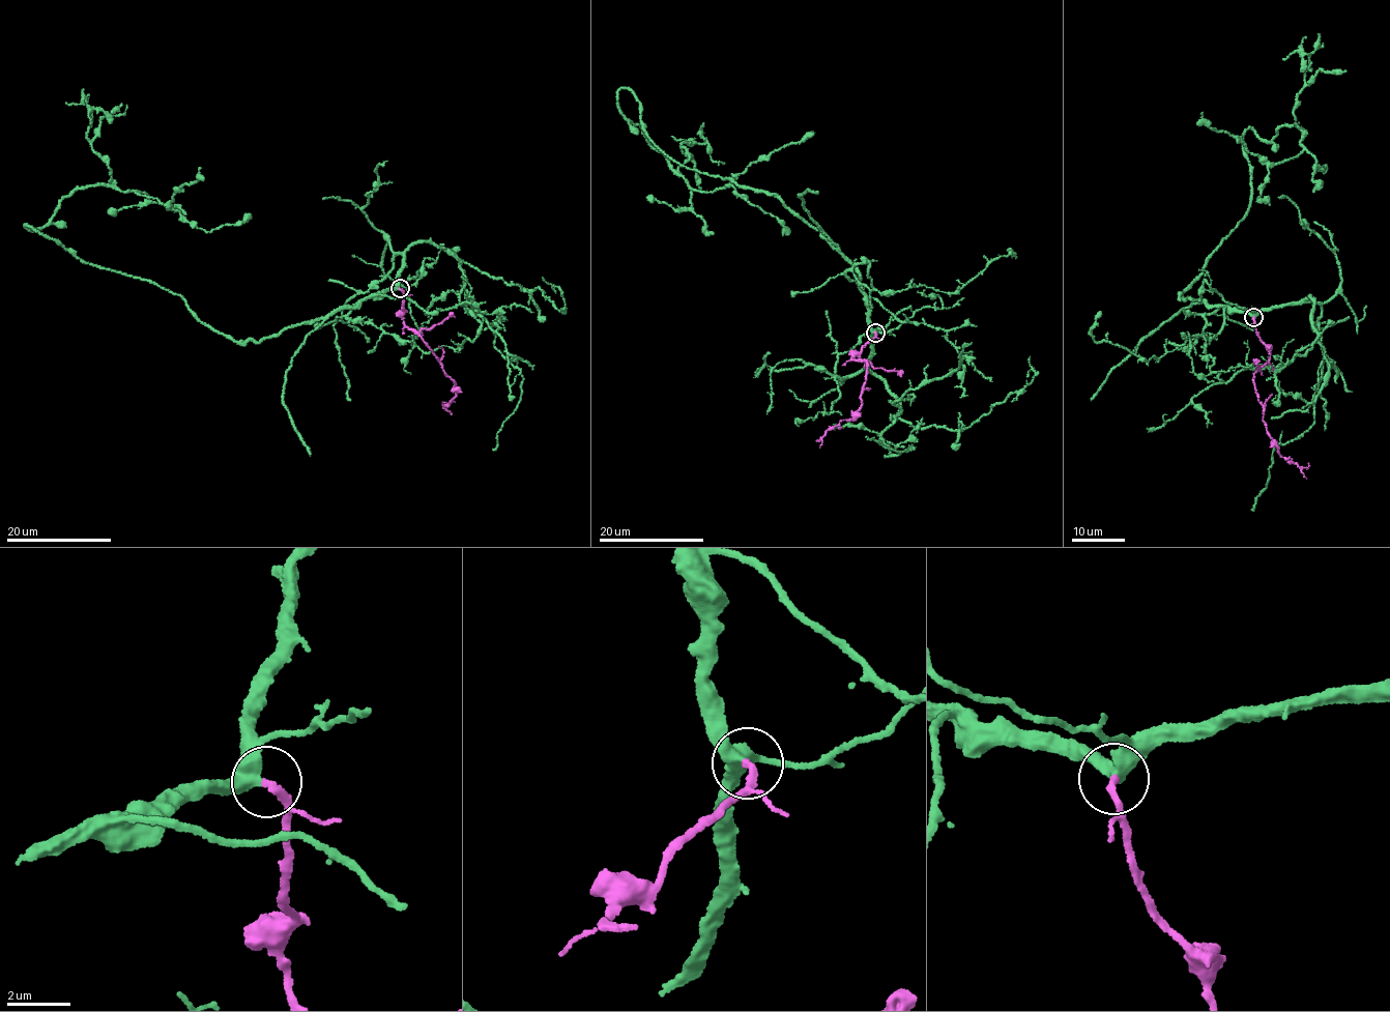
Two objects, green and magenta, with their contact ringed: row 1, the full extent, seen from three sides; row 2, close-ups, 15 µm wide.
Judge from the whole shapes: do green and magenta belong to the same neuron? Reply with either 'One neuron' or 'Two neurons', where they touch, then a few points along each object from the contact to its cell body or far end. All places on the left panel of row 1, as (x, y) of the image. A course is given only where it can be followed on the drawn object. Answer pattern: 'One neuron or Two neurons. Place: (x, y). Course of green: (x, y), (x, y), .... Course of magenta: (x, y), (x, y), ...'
One neuron. Place: (400, 288). Course of green: (399, 288), (243, 343), (179, 295), (25, 226), (89, 186), (168, 206), (201, 168). Course of magenta: (400, 288), (403, 321), (418, 331), (453, 380), (457, 393), (446, 407), (443, 402)

